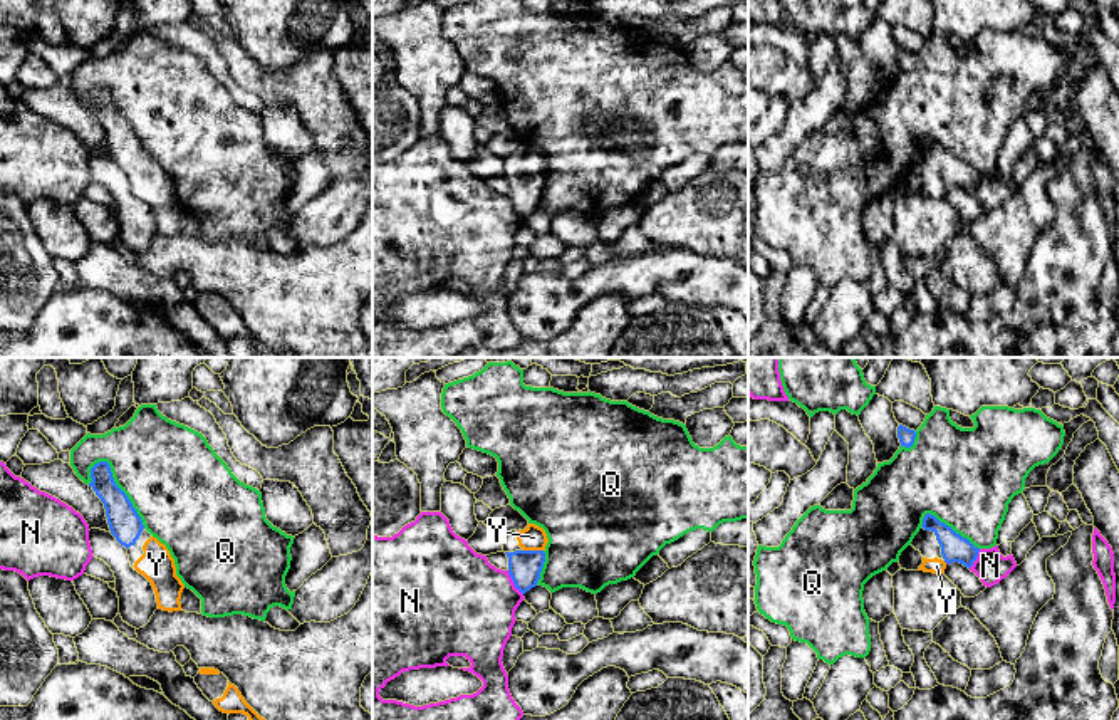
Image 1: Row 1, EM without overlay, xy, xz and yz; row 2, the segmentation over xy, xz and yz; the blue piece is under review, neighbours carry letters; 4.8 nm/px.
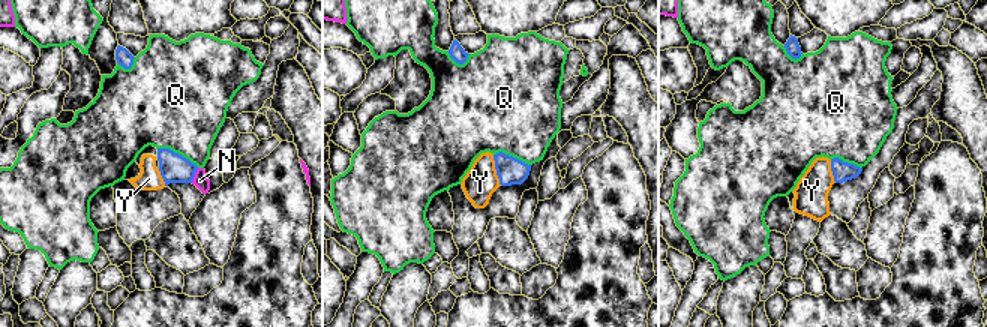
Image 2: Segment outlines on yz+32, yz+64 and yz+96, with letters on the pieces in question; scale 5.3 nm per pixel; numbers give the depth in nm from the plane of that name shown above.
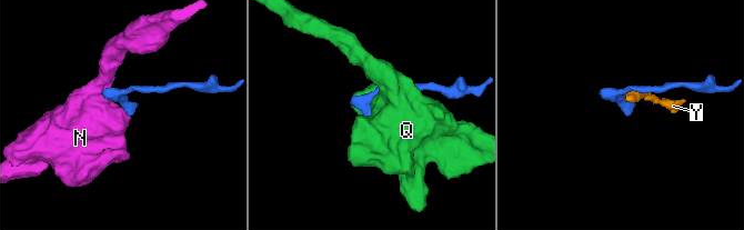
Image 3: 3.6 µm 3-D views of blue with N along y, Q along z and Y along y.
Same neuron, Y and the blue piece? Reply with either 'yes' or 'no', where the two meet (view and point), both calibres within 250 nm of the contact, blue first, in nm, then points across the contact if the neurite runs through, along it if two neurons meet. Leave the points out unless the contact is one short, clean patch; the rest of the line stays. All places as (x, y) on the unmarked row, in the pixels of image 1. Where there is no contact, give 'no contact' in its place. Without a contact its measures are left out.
yes; contact xz (534, 175); calibres 160 and 120 nm; way xz (524, 190), (534, 175), (534, 161)

